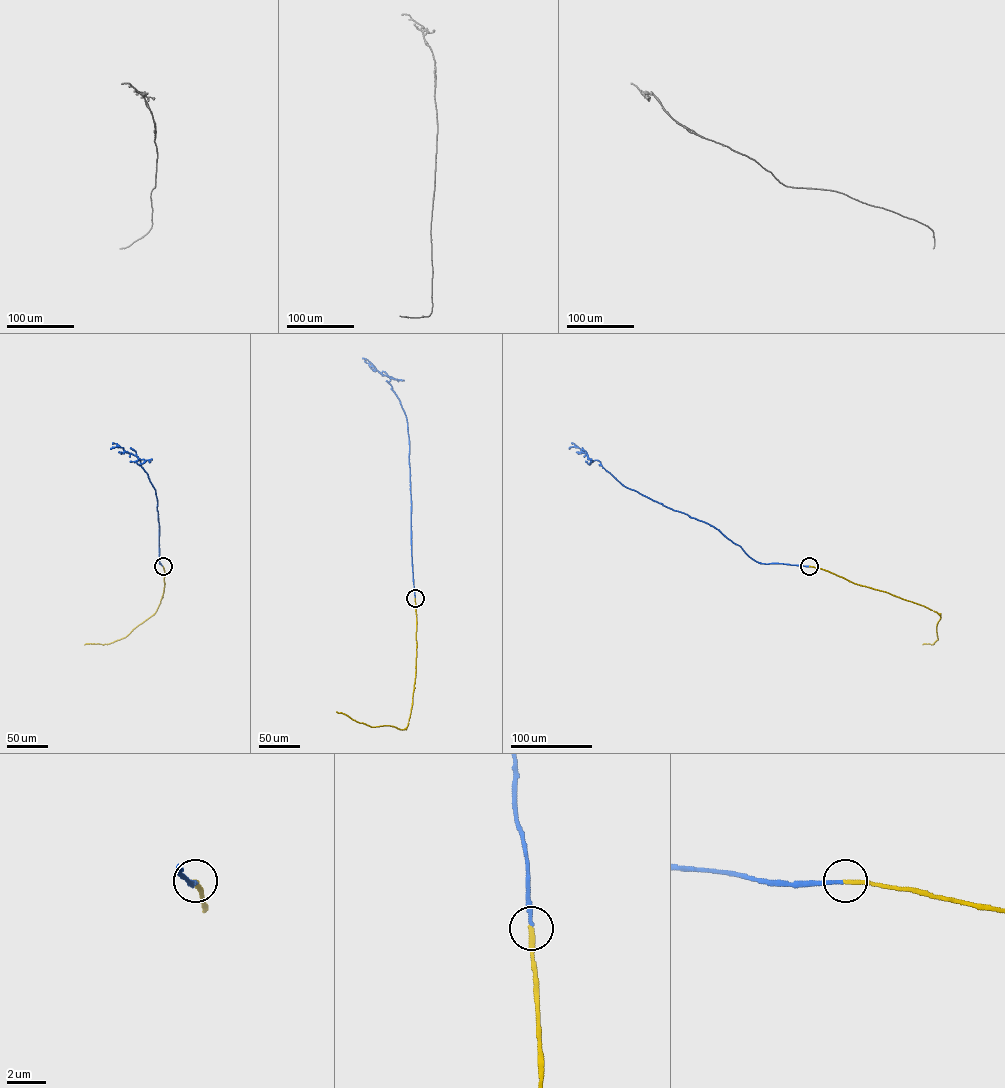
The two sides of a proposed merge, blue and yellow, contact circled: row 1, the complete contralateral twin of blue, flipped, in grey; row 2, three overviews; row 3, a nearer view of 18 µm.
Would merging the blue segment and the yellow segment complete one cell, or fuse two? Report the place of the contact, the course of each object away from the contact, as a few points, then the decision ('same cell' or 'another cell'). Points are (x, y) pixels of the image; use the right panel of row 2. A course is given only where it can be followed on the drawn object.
place (809, 566); course blue (809, 566), (759, 563), (713, 526), (627, 488), (599, 461), (592, 461), (579, 447), (569, 449); course yellow (809, 566), (936, 612), (940, 616), (936, 627), (938, 639), (933, 644), (922, 644); same cell

